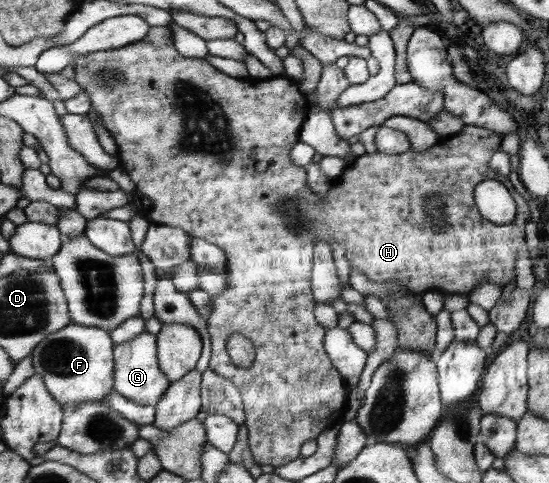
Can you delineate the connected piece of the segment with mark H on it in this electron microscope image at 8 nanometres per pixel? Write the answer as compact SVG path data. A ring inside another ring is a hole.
M151 26L148 35L140 41L133 42L125 47L95 51L91 54L79 55L72 61L74 68L74 81L87 91L90 98L91 107L98 115L101 115L103 126L111 132L119 147L118 157L123 169L130 175L130 179L136 184L137 190L142 192L151 203L151 208L147 212L148 219L157 225L169 225L173 228L182 228L186 233L193 237L200 237L207 242L221 247L225 251L227 261L223 271L227 285L222 293L212 294L213 301L212 314L207 320L207 330L211 335L211 358L209 369L216 374L231 380L238 392L240 393L245 412L245 427L248 428L249 448L254 461L260 465L272 465L280 467L291 461L297 460L301 455L302 445L316 440L320 436L320 431L316 431L316 423L320 419L330 417L332 413L340 411L344 407L346 399L346 387L340 373L332 366L332 361L326 355L324 348L325 333L327 328L320 325L314 315L314 306L317 301L312 296L312 271L313 263L316 259L314 255L314 240L323 239L330 244L328 237L333 237L346 249L346 259L350 267L360 270L364 275L369 277L370 281L385 281L386 279L399 280L405 284L410 291L420 294L420 291L428 287L440 287L443 291L460 291L466 293L470 291L478 282L492 282L504 287L506 283L516 277L516 256L518 248L526 241L522 239L522 231L526 219L530 217L528 213L528 204L522 196L514 189L509 177L500 175L490 167L490 158L494 152L500 148L502 137L494 133L491 129L476 127L475 125L464 125L463 128L454 135L442 137L439 143L429 147L426 151L405 151L401 154L390 155L387 153L363 154L355 158L352 164L345 168L342 175L338 177L338 184L334 184L329 189L325 197L319 197L310 191L307 186L308 177L306 166L297 167L291 165L292 157L290 152L298 141L298 133L301 133L300 127L305 123L306 111L308 111L308 101L300 93L296 85L292 85L286 79L253 79L235 78L218 71L212 67L203 57L184 57L174 48L174 34L168 26ZM494 179L500 181L510 191L512 199L518 205L518 215L509 224L497 224L488 221L479 211L475 204L473 196L475 187L484 181ZM430 196L436 196L439 199L439 206L443 209L441 218L445 225L433 225L431 217L427 217L425 211L425 201ZM241 333L245 335L255 347L255 359L253 365L242 369L241 366L234 365L229 357L227 341L231 335Z

